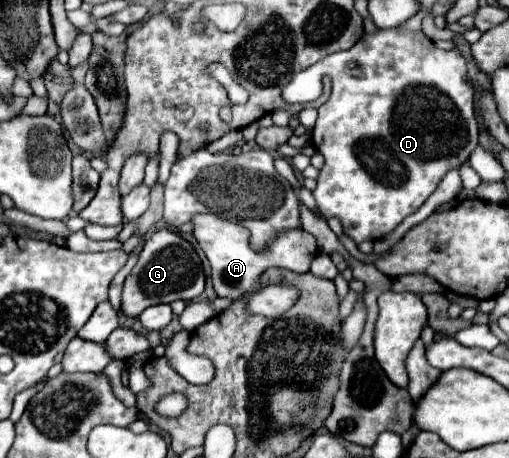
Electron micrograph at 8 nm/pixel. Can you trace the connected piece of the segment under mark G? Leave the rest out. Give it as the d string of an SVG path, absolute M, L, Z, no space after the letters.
M162 228L152 232L144 240L142 252L138 256L138 264L132 268L132 272L128 274L124 282L122 312L128 318L136 318L148 306L170 304L174 300L190 302L198 298L202 290L204 290L204 270L194 246L188 240L184 240L180 234L168 228Z

